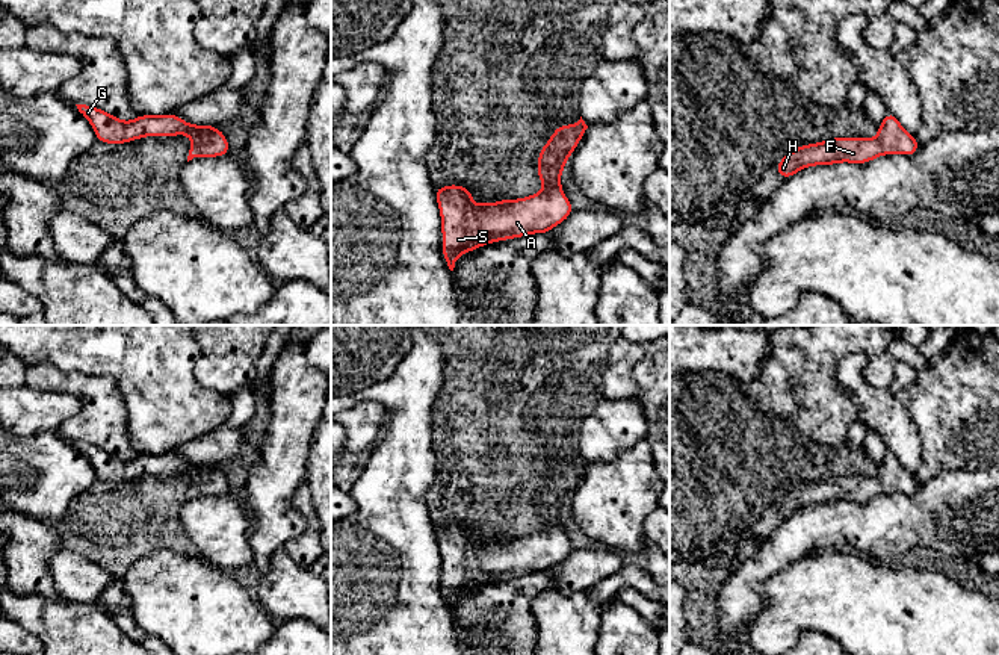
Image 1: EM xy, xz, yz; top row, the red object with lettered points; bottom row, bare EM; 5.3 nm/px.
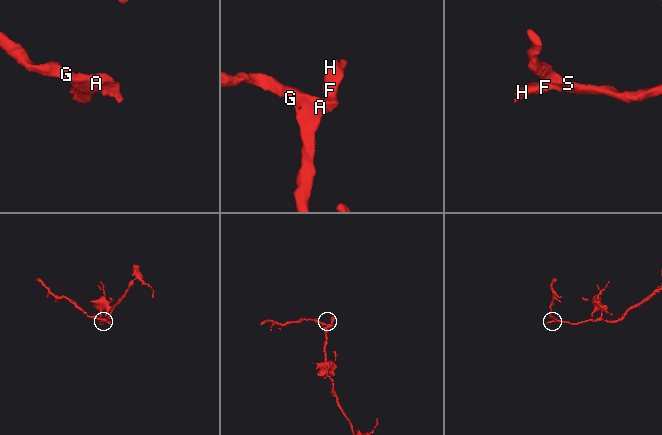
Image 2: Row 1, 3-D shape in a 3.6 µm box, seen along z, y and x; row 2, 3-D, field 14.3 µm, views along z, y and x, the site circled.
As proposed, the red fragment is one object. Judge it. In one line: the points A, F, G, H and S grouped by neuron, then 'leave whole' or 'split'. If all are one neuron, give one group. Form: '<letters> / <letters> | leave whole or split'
A F G H S | leave whole

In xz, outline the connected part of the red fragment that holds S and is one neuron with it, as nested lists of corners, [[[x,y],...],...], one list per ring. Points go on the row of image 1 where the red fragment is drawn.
[[[580,120],[576,124],[558,126],[549,142],[538,154],[538,178],[544,185],[541,192],[517,200],[499,200],[494,204],[473,204],[473,192],[459,185],[435,188],[435,198],[441,215],[443,257],[450,271],[461,254],[484,247],[491,242],[547,233],[564,222],[574,210],[568,198],[562,194],[561,172],[567,159],[573,154],[588,126]]]

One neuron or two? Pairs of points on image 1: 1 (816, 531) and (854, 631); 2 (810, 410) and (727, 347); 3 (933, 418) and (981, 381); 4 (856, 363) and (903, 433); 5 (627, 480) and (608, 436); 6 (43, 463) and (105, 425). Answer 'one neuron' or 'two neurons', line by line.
1: two neurons
2: two neurons
3: one neuron
4: one neuron
5: two neurons
6: two neurons

